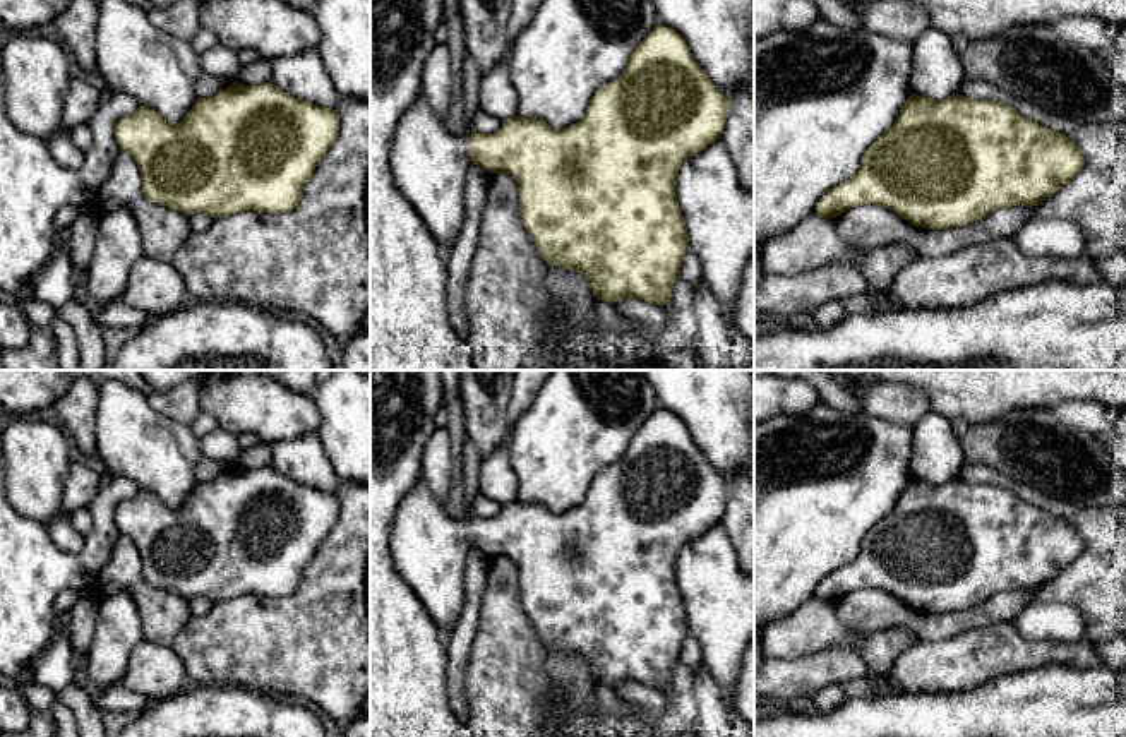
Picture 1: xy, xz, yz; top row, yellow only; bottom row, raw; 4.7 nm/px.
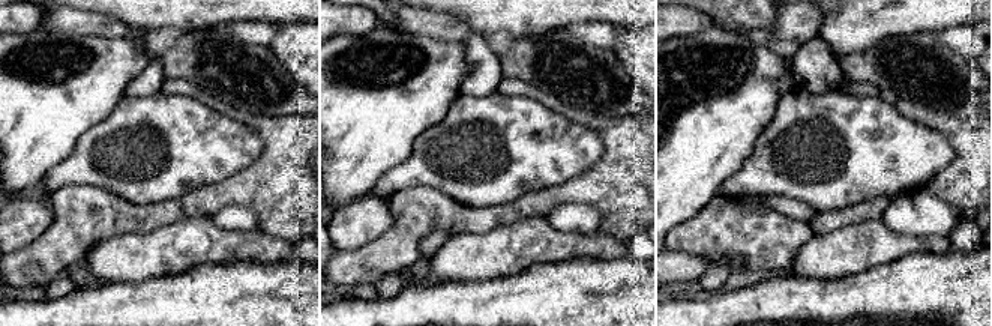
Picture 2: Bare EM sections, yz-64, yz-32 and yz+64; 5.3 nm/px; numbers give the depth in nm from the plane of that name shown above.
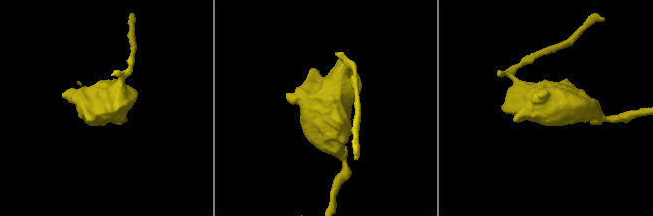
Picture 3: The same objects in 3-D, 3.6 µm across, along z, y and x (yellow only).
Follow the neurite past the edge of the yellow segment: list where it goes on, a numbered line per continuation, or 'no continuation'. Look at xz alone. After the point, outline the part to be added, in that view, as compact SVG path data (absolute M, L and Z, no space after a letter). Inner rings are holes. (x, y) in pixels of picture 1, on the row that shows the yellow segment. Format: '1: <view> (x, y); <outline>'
1: xz (429, 165); M420 96L394 130L389 163L396 189L451 250L466 221L468 139L452 135Z

